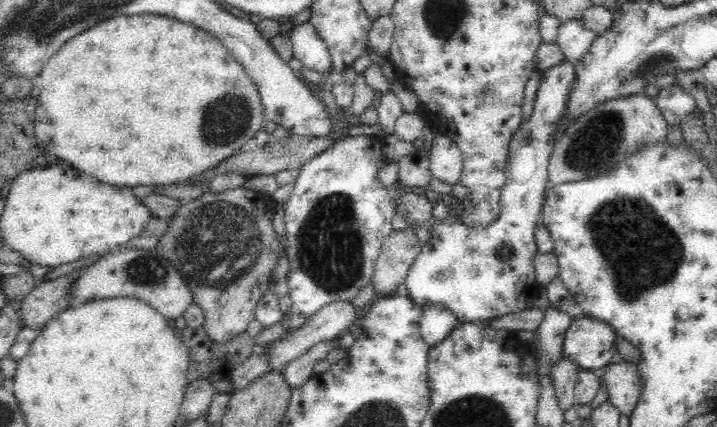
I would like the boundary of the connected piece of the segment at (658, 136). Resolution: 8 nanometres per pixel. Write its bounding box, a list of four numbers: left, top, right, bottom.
[548,94,669,185]

